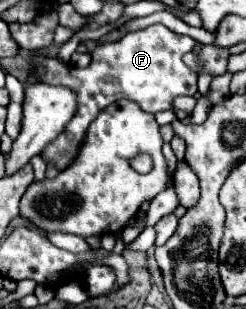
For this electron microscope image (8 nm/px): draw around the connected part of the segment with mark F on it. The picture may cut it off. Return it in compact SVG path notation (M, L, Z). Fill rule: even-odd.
M155 24L139 32L125 34L121 40L103 42L93 50L93 60L87 68L75 68L71 64L63 64L57 58L41 60L45 66L43 80L47 84L65 84L73 88L79 96L77 116L69 122L69 128L61 132L61 138L53 140L49 148L45 148L45 160L55 162L59 170L67 168L75 158L75 152L89 128L89 124L97 118L97 112L107 108L119 98L135 100L145 112L157 114L161 110L171 110L173 100L177 96L195 96L197 94L197 74L183 62L183 56L191 52L195 40L189 36L181 36L171 32L169 28ZM115 78L117 88L105 88L103 80Z

